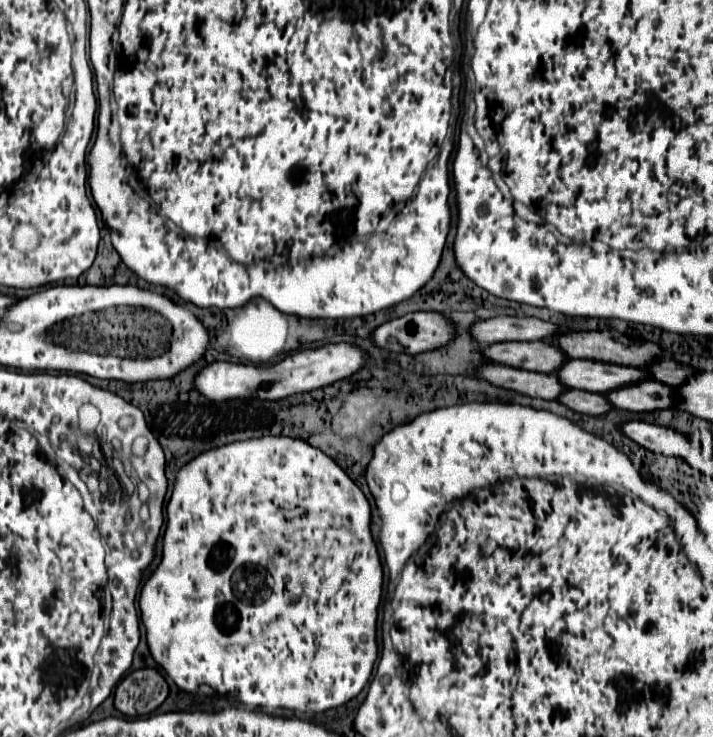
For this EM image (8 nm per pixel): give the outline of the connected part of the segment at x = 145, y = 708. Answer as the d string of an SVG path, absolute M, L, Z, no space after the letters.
M157 669L131 671L115 691L115 707L129 717L153 713L167 697L169 687Z

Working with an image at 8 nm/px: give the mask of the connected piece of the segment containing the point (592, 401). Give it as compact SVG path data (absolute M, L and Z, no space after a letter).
M567 389L559 397L559 401L563 405L567 405L569 409L573 409L577 413L585 413L585 415L603 415L613 409L613 405L607 401L605 395L589 393L589 391L581 391L581 389Z

